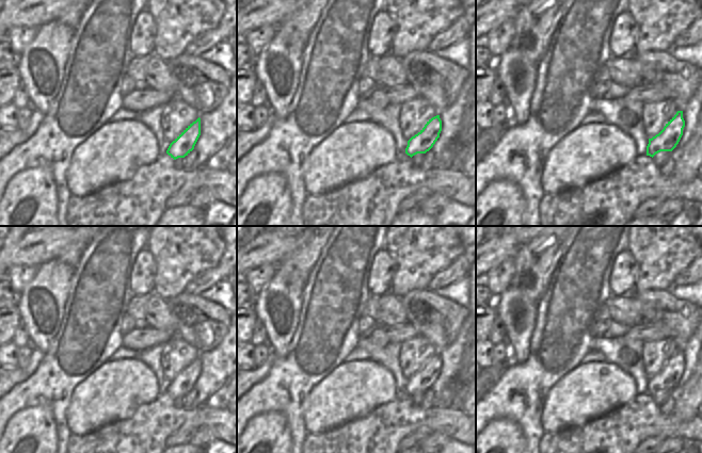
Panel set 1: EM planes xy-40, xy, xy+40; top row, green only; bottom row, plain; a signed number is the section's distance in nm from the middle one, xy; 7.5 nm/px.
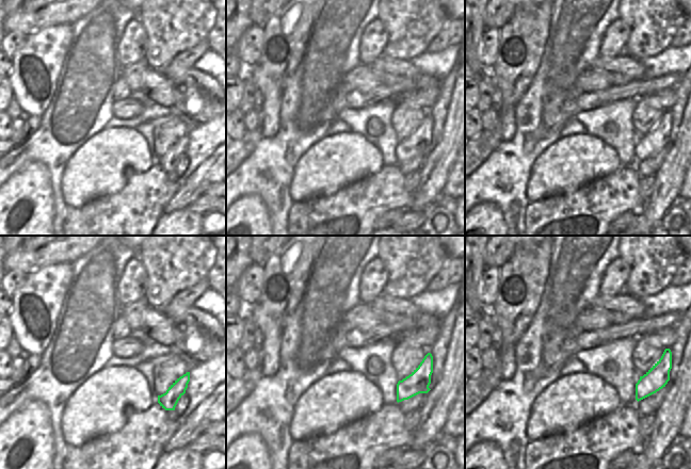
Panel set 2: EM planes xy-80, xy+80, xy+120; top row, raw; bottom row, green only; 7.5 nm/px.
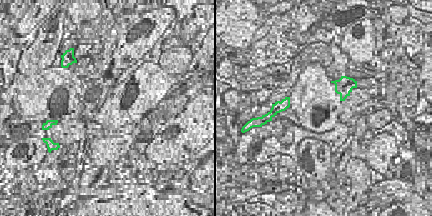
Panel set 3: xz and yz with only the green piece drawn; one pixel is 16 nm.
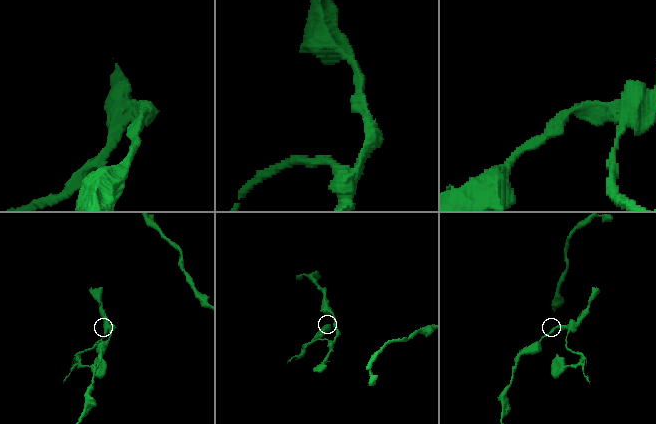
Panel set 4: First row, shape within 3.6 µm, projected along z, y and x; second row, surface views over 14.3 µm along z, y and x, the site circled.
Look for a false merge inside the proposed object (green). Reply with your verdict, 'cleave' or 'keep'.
keep

